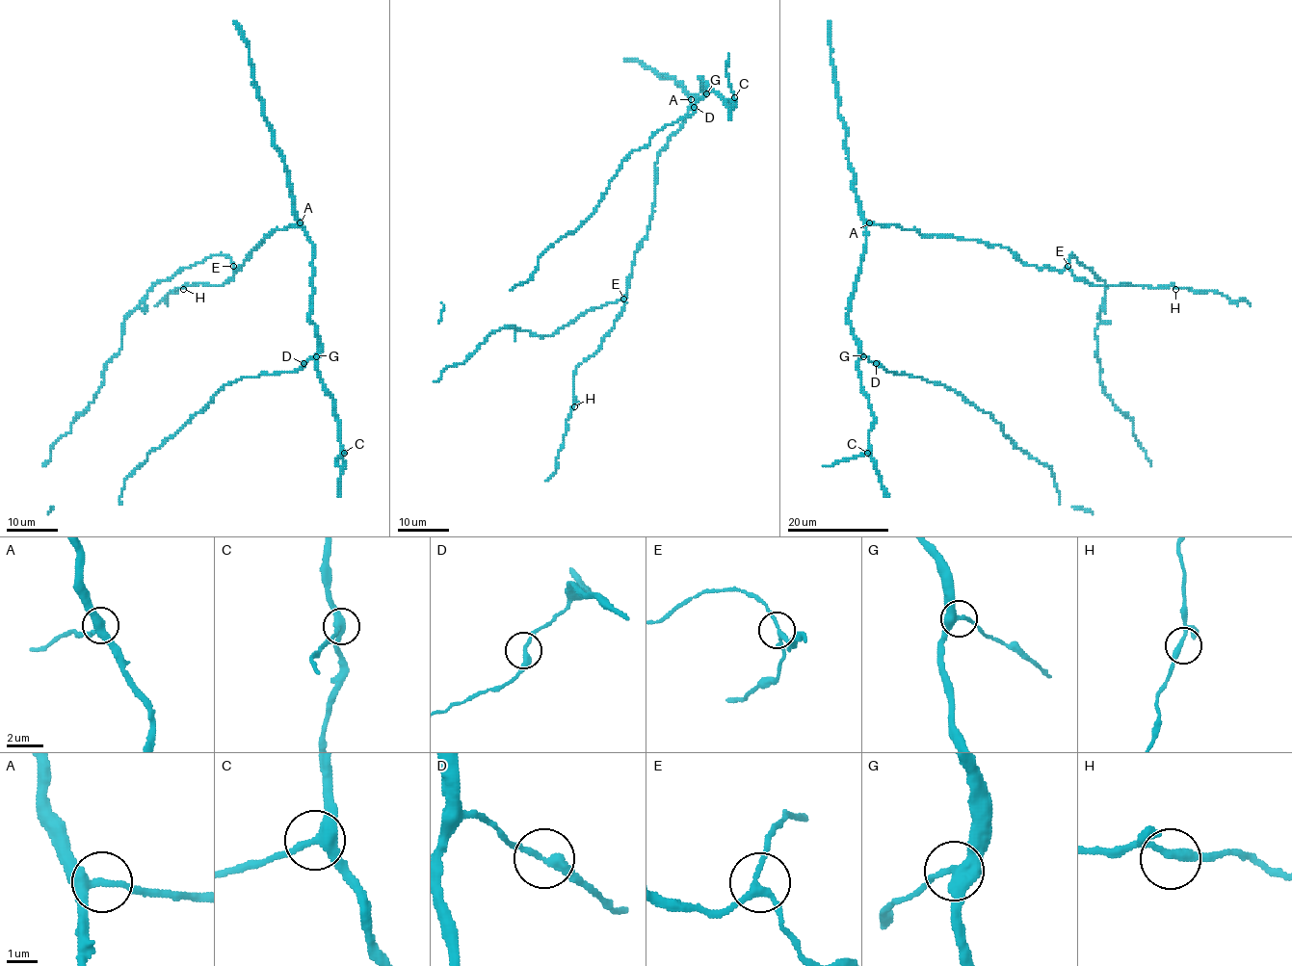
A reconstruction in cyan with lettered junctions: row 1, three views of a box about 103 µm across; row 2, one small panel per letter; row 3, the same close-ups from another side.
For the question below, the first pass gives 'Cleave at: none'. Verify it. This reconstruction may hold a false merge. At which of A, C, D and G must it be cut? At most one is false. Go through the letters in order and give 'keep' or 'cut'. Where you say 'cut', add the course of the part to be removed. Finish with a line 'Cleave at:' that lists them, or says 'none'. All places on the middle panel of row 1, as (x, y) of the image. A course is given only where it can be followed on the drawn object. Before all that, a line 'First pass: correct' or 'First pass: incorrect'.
First pass: correct
A: keep
C: keep
D: keep
G: keep
Cleave at: none

